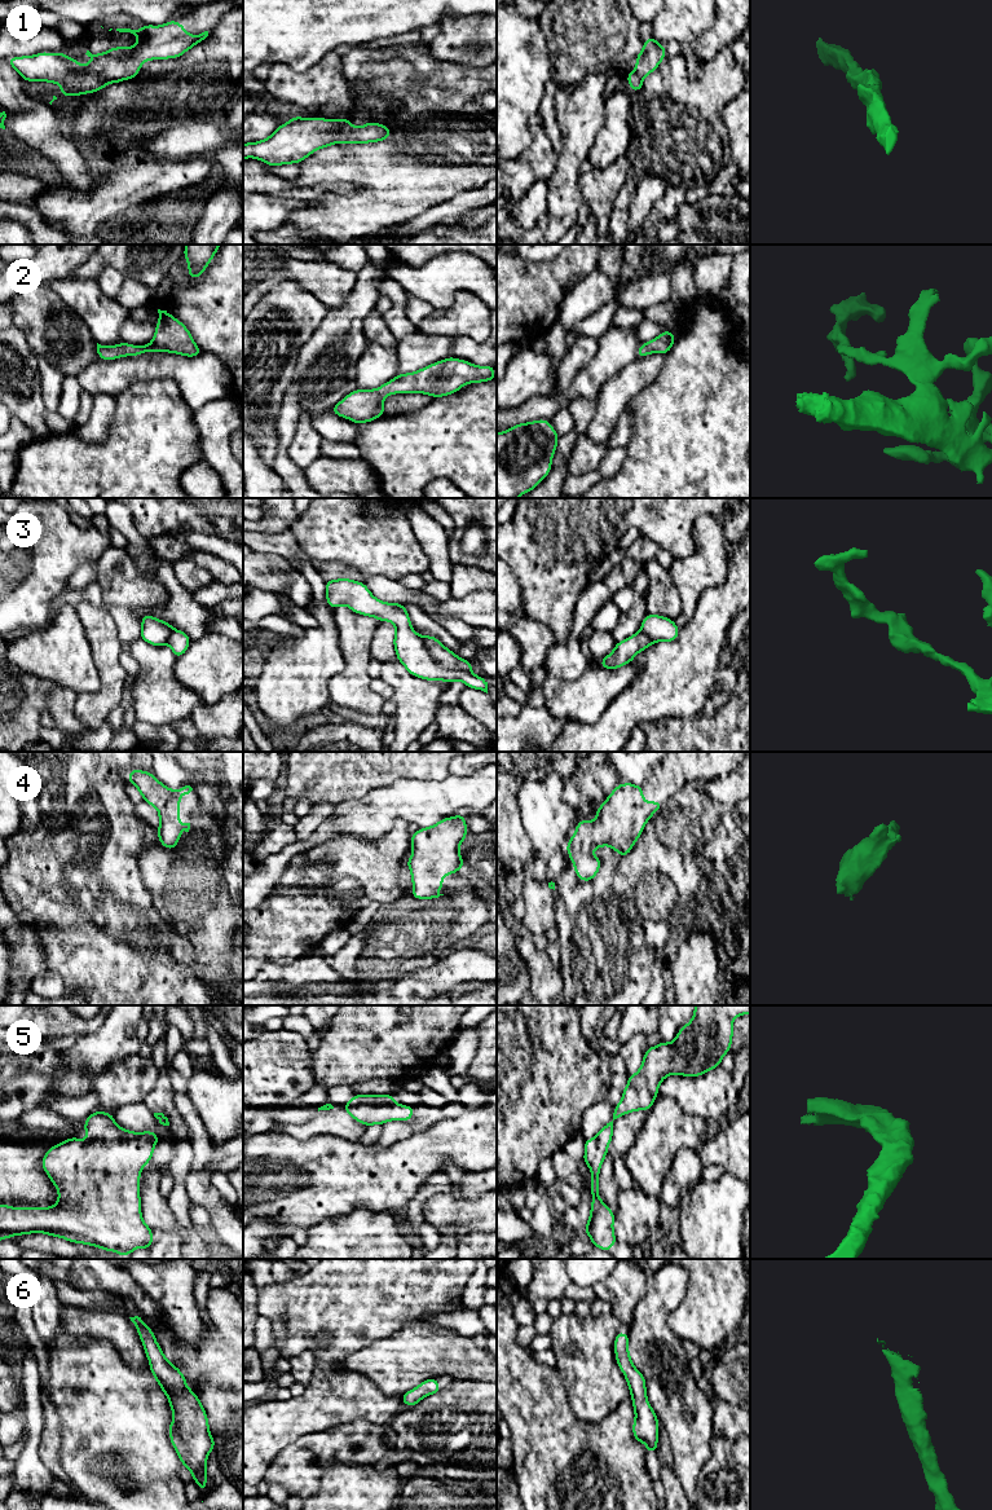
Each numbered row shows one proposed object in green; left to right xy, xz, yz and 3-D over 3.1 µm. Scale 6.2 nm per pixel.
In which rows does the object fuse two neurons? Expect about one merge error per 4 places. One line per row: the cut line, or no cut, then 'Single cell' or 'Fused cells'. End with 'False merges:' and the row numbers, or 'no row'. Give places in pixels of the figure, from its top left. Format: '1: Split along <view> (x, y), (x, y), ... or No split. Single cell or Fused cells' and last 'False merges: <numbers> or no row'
1: No split. Single cell
2: No split. Single cell
3: Split along xz (420, 637), (424, 647), (442, 667), (462, 668), (470, 672). Fused cells
4: No split. Single cell
5: No split. Single cell
6: No split. Single cell
False merges: 3

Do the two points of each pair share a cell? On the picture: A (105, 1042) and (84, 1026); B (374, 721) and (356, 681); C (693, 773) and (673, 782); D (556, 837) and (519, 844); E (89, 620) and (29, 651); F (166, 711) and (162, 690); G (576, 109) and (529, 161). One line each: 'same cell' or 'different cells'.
A: different cells
B: different cells
C: same cell
D: different cells
E: different cells
F: same cell
G: different cells

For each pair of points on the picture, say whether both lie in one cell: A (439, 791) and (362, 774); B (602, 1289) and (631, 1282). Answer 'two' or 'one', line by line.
A: two
B: one

